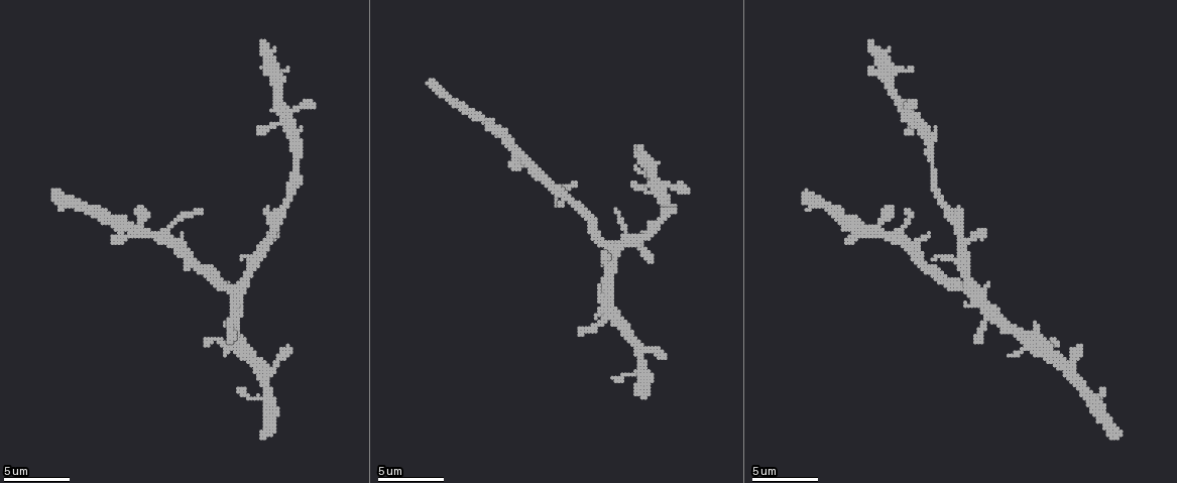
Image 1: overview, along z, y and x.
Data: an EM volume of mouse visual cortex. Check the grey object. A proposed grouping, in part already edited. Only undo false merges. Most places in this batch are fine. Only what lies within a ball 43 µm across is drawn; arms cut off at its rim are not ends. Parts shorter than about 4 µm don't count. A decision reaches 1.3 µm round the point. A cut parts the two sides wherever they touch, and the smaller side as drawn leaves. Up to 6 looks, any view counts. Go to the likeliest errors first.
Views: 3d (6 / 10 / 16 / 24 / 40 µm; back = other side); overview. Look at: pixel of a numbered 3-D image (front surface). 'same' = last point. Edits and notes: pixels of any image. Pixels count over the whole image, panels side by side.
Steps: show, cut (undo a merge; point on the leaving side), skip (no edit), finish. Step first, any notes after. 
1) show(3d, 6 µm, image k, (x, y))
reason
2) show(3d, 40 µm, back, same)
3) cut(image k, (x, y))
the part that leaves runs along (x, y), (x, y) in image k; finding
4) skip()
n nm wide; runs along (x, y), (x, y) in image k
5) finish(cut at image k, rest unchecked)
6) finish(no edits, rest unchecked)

show(3d, 6 µm, image 1, (228, 290))

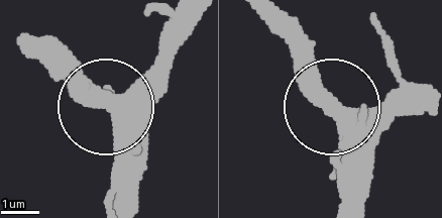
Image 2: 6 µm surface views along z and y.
skip()
runs along (390, 97), (335, 110), (348, 200) in image 2; all the same cell

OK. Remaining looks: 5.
show(3d, 6 µm, image 1, (646, 238))
side arm on a straight run

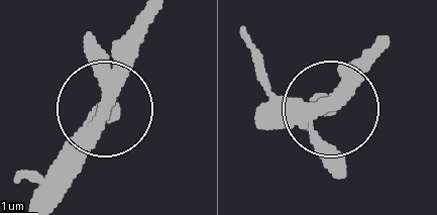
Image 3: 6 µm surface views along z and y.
skip()
3 arms; runs along (33, 203), (95, 116), (104, 77), (136, 32) in image 3; one cell here

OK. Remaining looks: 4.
show(3d, 10 µm, image 1, (546, 178))
a narrow waist

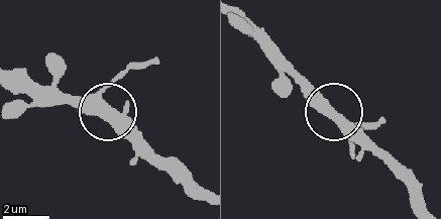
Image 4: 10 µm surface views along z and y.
skip()
all the same cell

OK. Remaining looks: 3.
finish(no edits, rest unchecked)

